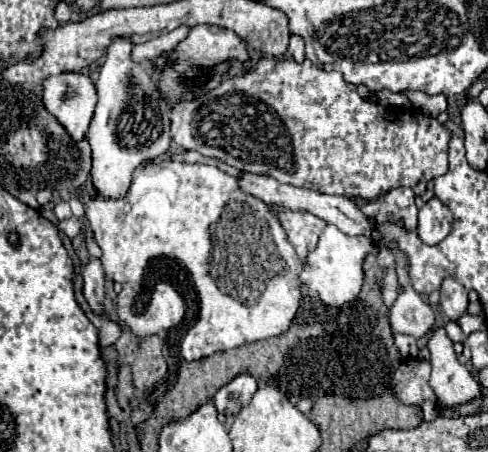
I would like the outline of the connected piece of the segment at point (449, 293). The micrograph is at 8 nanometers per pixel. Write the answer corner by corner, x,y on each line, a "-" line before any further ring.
446,277
440,289
440,307
446,313
448,319
456,321
462,315
466,315
466,307
468,307
468,291
454,281
452,277

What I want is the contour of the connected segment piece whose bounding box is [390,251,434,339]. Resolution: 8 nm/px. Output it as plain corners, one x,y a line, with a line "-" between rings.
396,251
396,259
398,259
396,273
398,273
402,293
398,295
396,303
390,309
390,325
392,325
392,331
406,333
418,339
418,337
424,337
434,327
434,311
410,287
410,279
406,273
406,259
400,251

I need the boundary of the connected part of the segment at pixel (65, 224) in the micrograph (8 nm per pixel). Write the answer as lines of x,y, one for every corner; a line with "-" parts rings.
70,217
70,219
64,219
64,221
60,221
58,223
58,229
62,229
70,239
74,239
78,233
80,233
80,229
82,229
82,223
76,219
76,217

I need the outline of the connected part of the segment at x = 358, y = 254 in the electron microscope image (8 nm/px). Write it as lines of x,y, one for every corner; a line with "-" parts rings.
328,225
318,241
318,247
308,255
308,263
300,275
300,281
308,289
316,291
322,303
330,307
342,307
344,303
354,301
354,297
358,297
362,289
362,279
364,279
362,263
368,253
376,253
376,245
374,241
370,241
370,237
364,235
350,237
340,229
336,229
334,225

